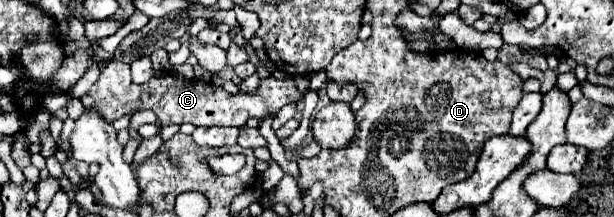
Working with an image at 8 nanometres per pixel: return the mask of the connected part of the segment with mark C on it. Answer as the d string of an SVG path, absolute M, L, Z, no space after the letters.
M110 60L102 70L100 78L94 86L82 96L82 104L86 108L100 110L100 116L106 122L114 122L124 114L132 114L136 110L154 110L160 118L162 126L168 124L184 124L190 122L194 126L236 126L242 128L248 118L266 118L276 116L276 112L286 104L296 104L304 98L294 84L294 78L276 80L268 76L260 80L260 86L250 94L228 94L222 86L214 86L212 82L202 80L180 80L170 72L164 72L160 78L150 78L146 84L138 86L130 80L130 66L120 60Z

